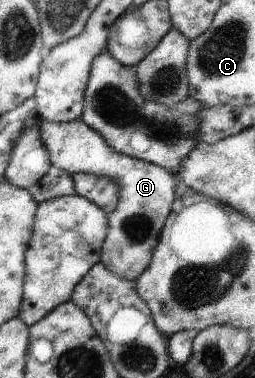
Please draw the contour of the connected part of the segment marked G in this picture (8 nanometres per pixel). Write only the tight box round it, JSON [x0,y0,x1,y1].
[40,118,174,281]

